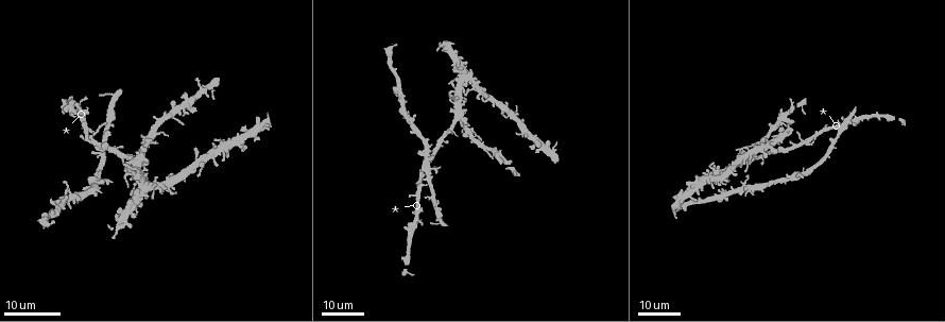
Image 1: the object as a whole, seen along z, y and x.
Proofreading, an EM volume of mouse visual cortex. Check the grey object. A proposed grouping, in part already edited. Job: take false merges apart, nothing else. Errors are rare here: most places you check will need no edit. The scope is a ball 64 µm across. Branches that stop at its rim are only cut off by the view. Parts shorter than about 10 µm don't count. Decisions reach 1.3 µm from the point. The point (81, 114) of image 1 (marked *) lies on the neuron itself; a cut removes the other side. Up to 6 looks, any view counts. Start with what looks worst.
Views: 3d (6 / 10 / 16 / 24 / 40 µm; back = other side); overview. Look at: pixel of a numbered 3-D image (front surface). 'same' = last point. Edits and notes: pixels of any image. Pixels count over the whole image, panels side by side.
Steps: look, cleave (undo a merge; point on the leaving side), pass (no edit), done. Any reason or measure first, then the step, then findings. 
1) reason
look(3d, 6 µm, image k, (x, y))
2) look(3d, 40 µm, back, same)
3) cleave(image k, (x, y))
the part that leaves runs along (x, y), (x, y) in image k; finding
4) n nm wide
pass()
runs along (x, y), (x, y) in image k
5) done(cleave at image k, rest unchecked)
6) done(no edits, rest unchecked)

look(3d, 16 µm, image 1, (856, 115))

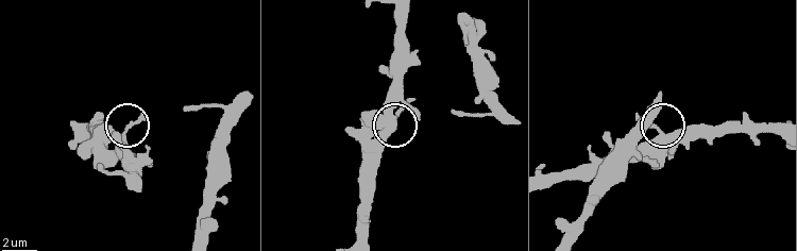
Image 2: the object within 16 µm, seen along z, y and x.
look(3d, 10 µm, image 2, (127, 131))

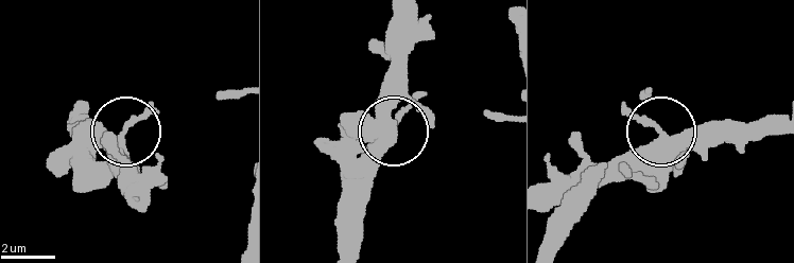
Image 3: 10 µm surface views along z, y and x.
look(3d, 10 µm, back, image 3, (125, 132))

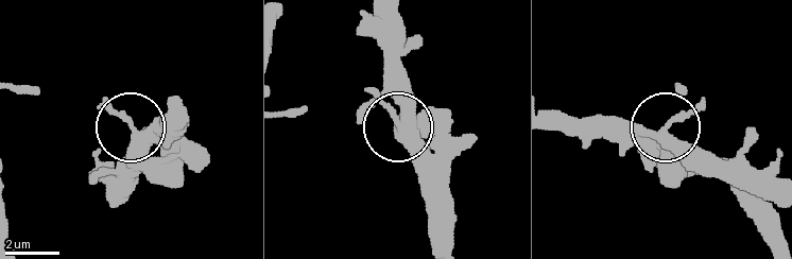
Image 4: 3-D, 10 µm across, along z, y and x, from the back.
pass()
all the same neuron

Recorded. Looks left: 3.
narrows sharply
look(3d, 16 µm, image 1, (725, 194))

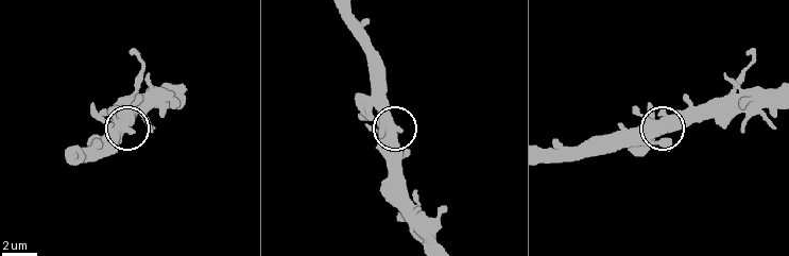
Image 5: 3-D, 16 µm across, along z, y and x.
closer look
look(3d, 6 µm, image 5, (126, 122))

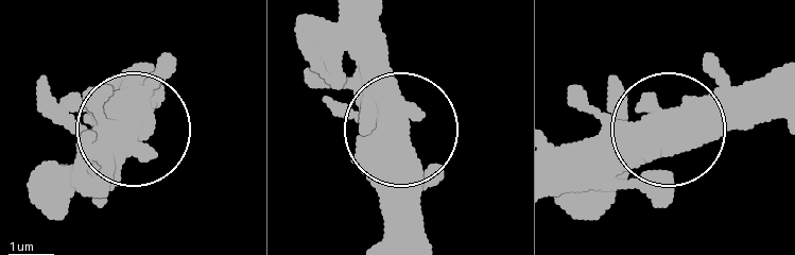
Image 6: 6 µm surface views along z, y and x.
480 nm wide
pass()
continuous, no second neuron

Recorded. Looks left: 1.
done(no edits, rest unchecked)

